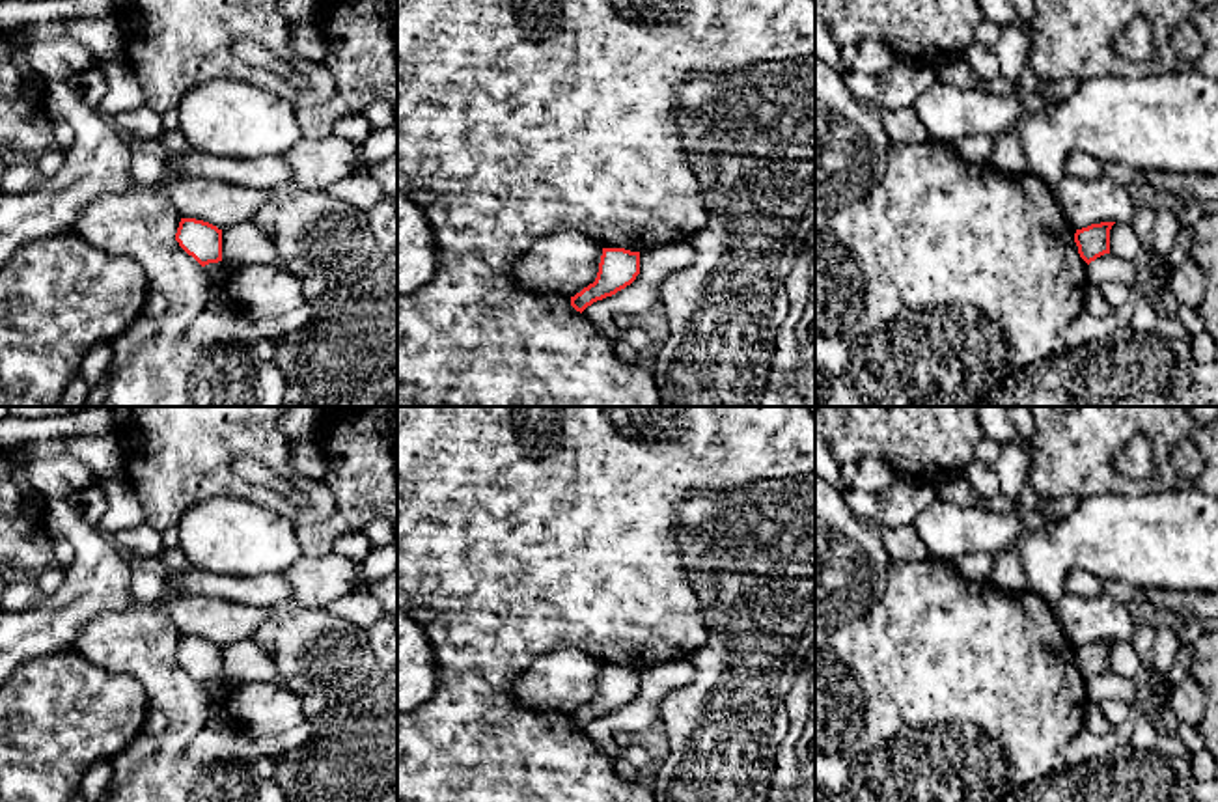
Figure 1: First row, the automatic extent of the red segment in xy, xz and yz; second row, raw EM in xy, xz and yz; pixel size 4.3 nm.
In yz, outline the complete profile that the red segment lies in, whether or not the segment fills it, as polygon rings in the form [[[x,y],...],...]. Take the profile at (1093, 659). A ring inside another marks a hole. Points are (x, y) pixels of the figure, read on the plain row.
[[[1115,640],[1091,642],[1076,647],[1074,660],[1080,675],[1089,683],[1097,675],[1110,671],[1110,647]]]

